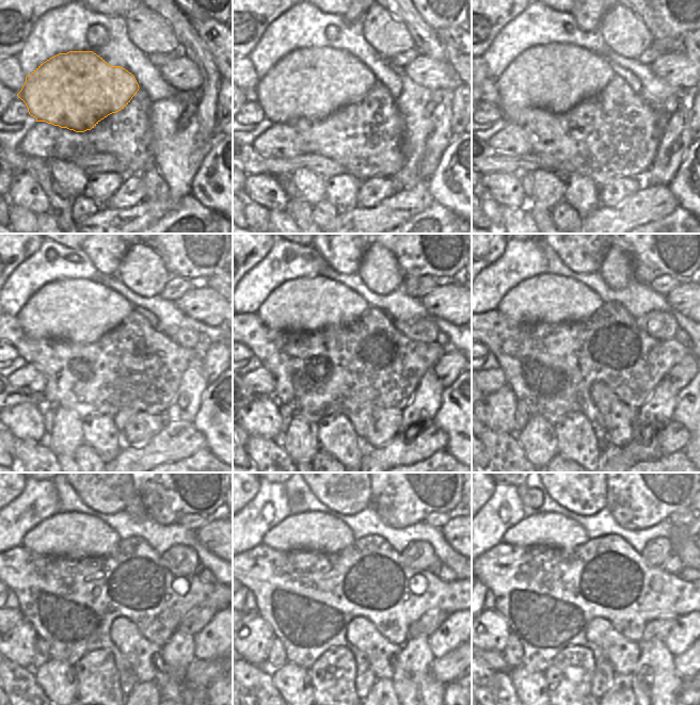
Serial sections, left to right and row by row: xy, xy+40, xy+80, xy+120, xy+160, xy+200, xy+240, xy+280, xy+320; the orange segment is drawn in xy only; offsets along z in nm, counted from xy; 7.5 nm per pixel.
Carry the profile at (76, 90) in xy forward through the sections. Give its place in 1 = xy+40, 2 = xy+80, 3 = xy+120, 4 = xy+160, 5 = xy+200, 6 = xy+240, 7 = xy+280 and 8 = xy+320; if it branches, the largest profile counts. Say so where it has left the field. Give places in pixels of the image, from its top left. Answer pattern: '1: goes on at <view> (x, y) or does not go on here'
1: goes on at xy+40 (313, 82)
2: goes on at xy+80 (556, 77)
3: goes on at xy+120 (77, 310)
4: goes on at xy+160 (305, 303)
5: goes on at xy+200 (552, 299)
6: goes on at xy+240 (70, 534)
7: goes on at xy+280 (316, 531)
8: goes on at xy+320 (550, 529)

